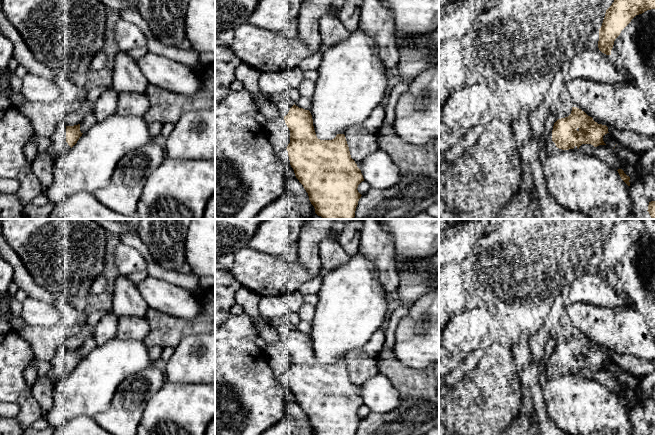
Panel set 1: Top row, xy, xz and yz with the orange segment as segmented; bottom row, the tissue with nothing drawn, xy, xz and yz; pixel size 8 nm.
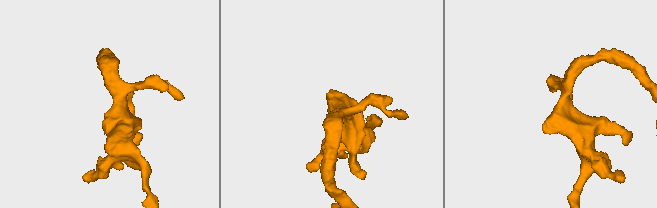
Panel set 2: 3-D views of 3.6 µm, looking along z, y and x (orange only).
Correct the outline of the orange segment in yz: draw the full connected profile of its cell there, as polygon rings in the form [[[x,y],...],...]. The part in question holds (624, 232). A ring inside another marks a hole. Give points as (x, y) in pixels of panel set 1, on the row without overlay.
[[[622,219],[606,234],[599,253],[599,274],[611,279],[615,263],[621,255],[639,238],[655,233],[655,219]]]

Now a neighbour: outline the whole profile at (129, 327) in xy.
[[[133,316],[118,317],[117,338],[120,340],[145,341],[150,326],[145,318]]]

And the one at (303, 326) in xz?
[[[301,320],[297,326],[294,327],[299,332],[303,332],[305,334],[310,334],[312,329],[311,322]]]

